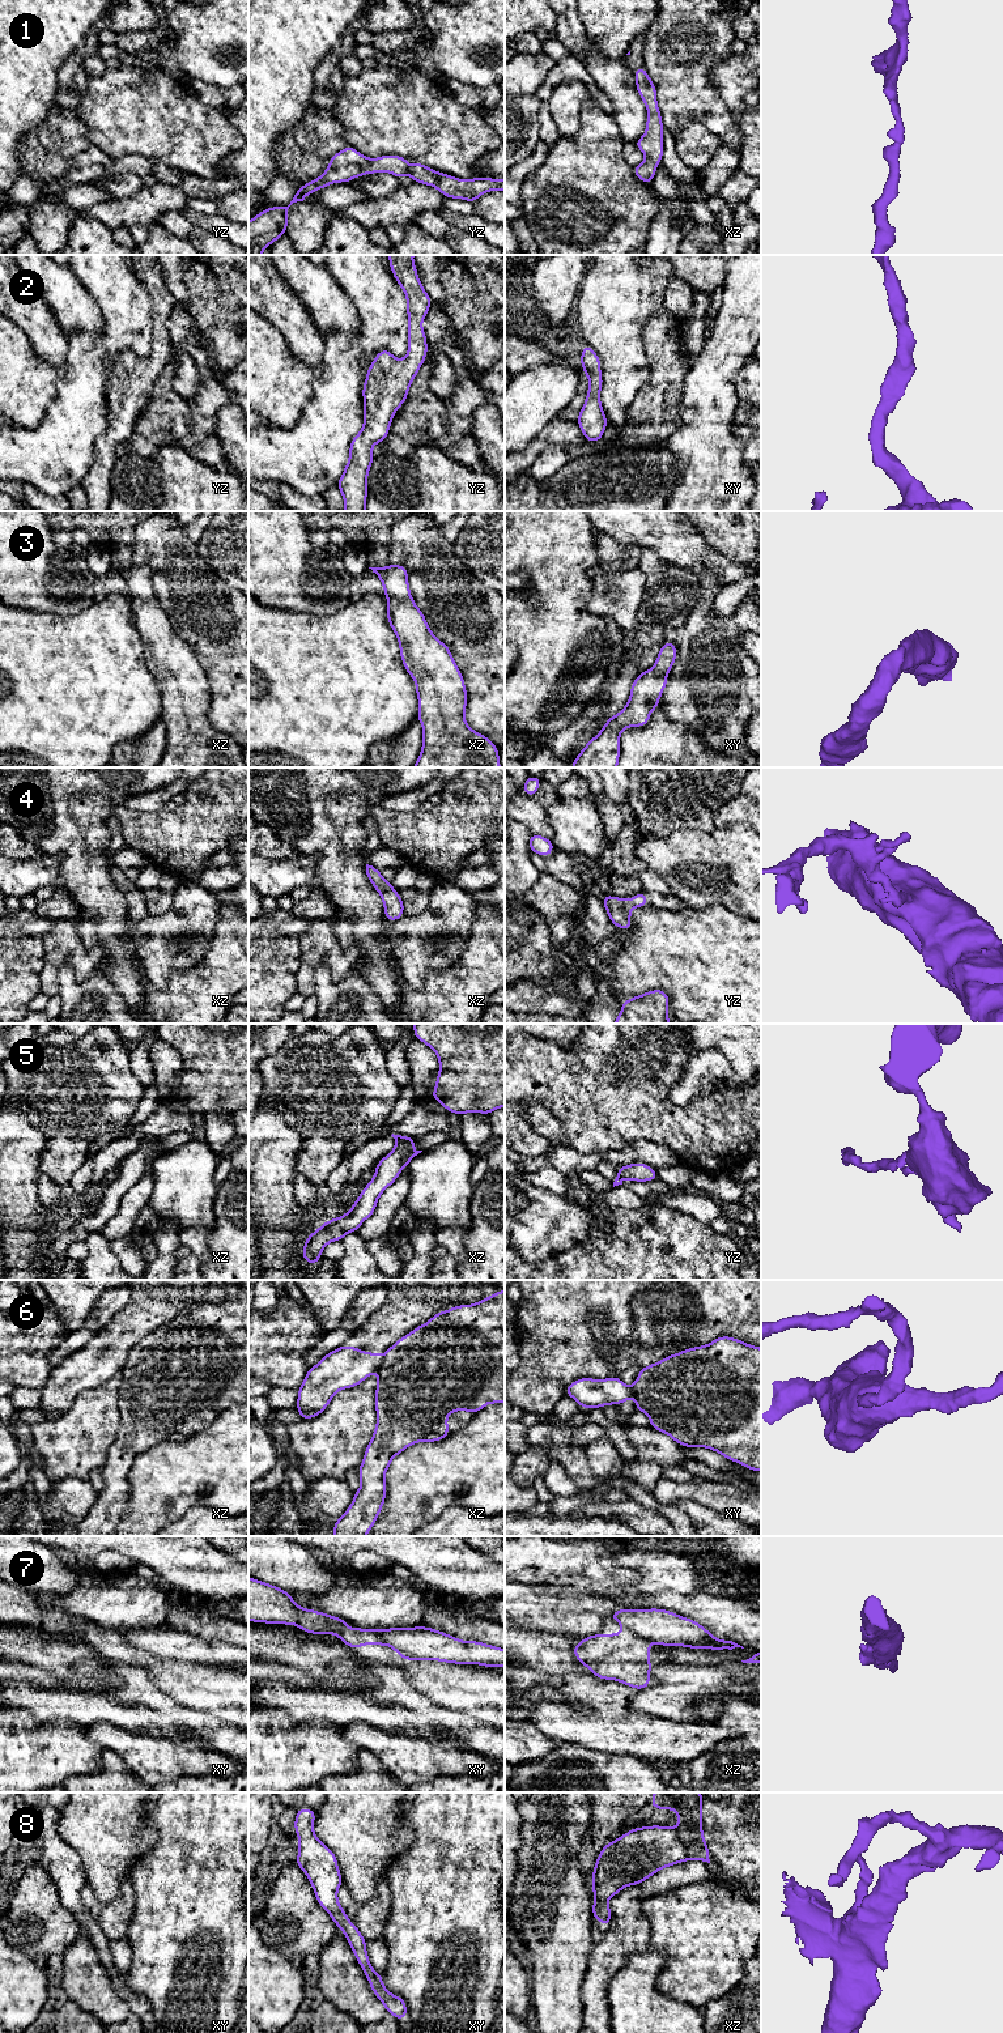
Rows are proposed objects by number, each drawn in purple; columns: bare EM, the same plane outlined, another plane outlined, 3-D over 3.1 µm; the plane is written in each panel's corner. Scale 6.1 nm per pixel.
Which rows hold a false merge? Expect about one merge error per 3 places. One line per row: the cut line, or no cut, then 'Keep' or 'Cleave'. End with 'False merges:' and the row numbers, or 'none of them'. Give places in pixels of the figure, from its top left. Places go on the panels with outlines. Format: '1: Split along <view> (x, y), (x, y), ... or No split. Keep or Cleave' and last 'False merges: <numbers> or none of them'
1: No split. Keep
2: No split. Keep
3: No split. Keep
4: No split. Keep
5: Split along xz (403, 1136), (396, 1140). Cleave
6: Split along xz (385, 1356), (377, 1370). Cleave
7: Split along xz (625, 1628), (649, 1641). Cleave
8: No split. Keep
False merges: 5, 6, 7

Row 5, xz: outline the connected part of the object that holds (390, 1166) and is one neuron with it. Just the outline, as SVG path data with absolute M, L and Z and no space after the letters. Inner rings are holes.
M403 1136L398 1139L392 1152L377 1164L374 1178L365 1186L350 1211L339 1218L327 1220L309 1234L302 1250L302 1259L315 1266L330 1242L343 1242L348 1233L358 1232L361 1224L374 1215L377 1201L383 1191L396 1181L401 1169L407 1168L409 1161L421 1152L415 1149L415 1137Z

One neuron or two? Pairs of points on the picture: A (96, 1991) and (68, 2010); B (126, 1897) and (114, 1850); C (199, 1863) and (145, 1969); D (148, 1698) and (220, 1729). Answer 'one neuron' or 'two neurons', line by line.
A: two neurons
B: two neurons
C: one neuron
D: one neuron

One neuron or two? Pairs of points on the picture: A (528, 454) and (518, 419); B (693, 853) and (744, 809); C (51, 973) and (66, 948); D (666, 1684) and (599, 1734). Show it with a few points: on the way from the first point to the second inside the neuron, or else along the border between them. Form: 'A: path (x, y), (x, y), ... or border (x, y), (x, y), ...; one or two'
A: border (547, 424), (536, 437), (518, 451); two
B: border (747, 824), (738, 823), (717, 828); two
C: path (51, 966), (51, 962), (59, 955); one
D: border (637, 1691), (629, 1709), (661, 1717); two

